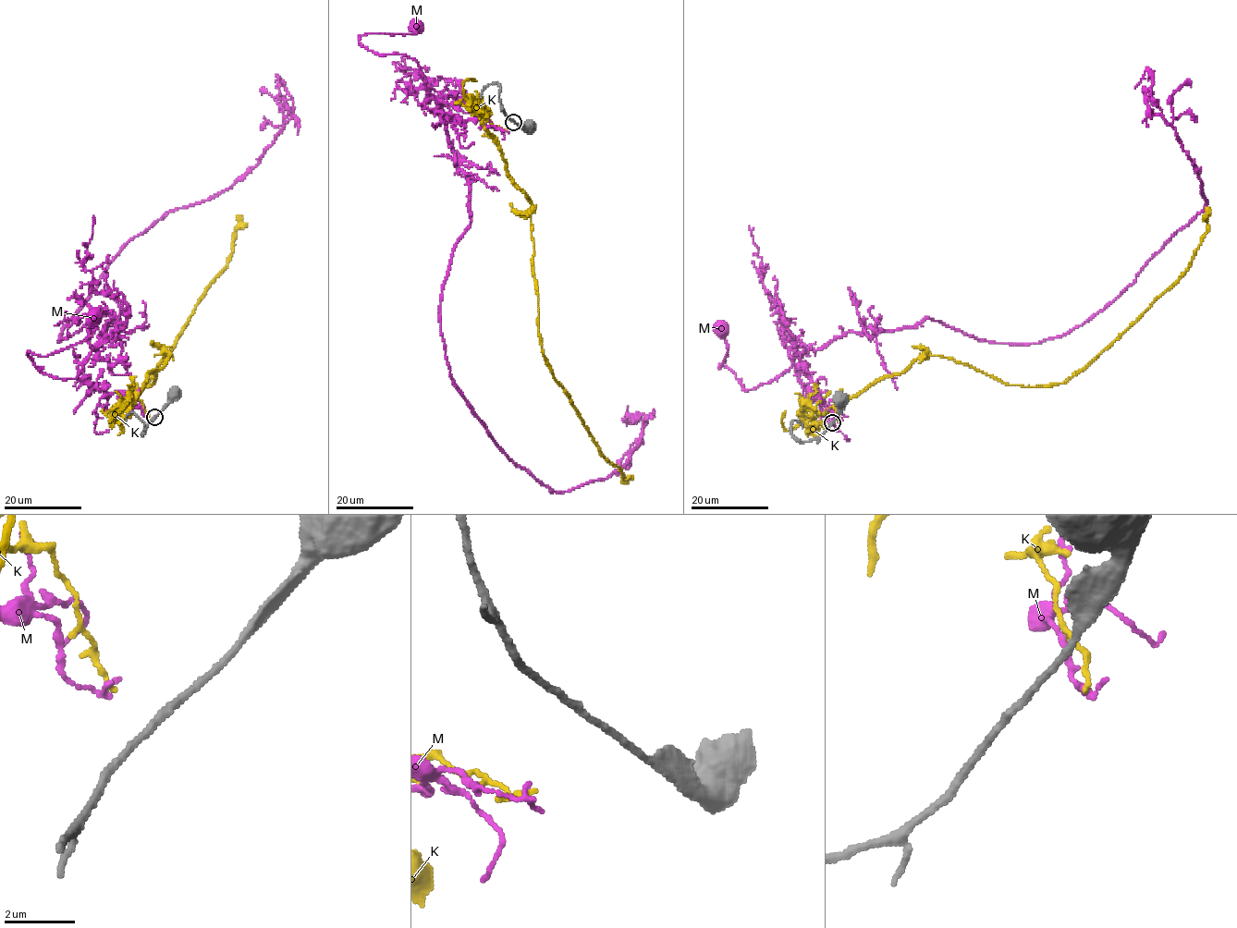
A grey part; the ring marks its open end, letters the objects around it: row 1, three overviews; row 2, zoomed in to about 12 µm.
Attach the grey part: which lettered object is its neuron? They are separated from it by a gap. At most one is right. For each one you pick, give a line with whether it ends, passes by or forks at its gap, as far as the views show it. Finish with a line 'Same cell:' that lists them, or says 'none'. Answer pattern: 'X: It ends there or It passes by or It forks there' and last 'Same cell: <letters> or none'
Same cell: none

